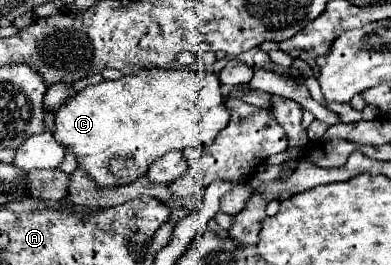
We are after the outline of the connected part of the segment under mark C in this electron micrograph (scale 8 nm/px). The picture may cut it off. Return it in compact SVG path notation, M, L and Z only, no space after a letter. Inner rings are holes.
M136 70L130 76L124 76L114 82L100 82L78 92L74 98L68 98L54 112L54 138L60 142L66 152L72 152L92 178L96 186L122 186L130 184L136 178L144 176L150 164L162 158L168 150L184 148L202 148L210 146L218 132L228 124L230 112L224 106L222 84L216 74L196 74L190 70Z

